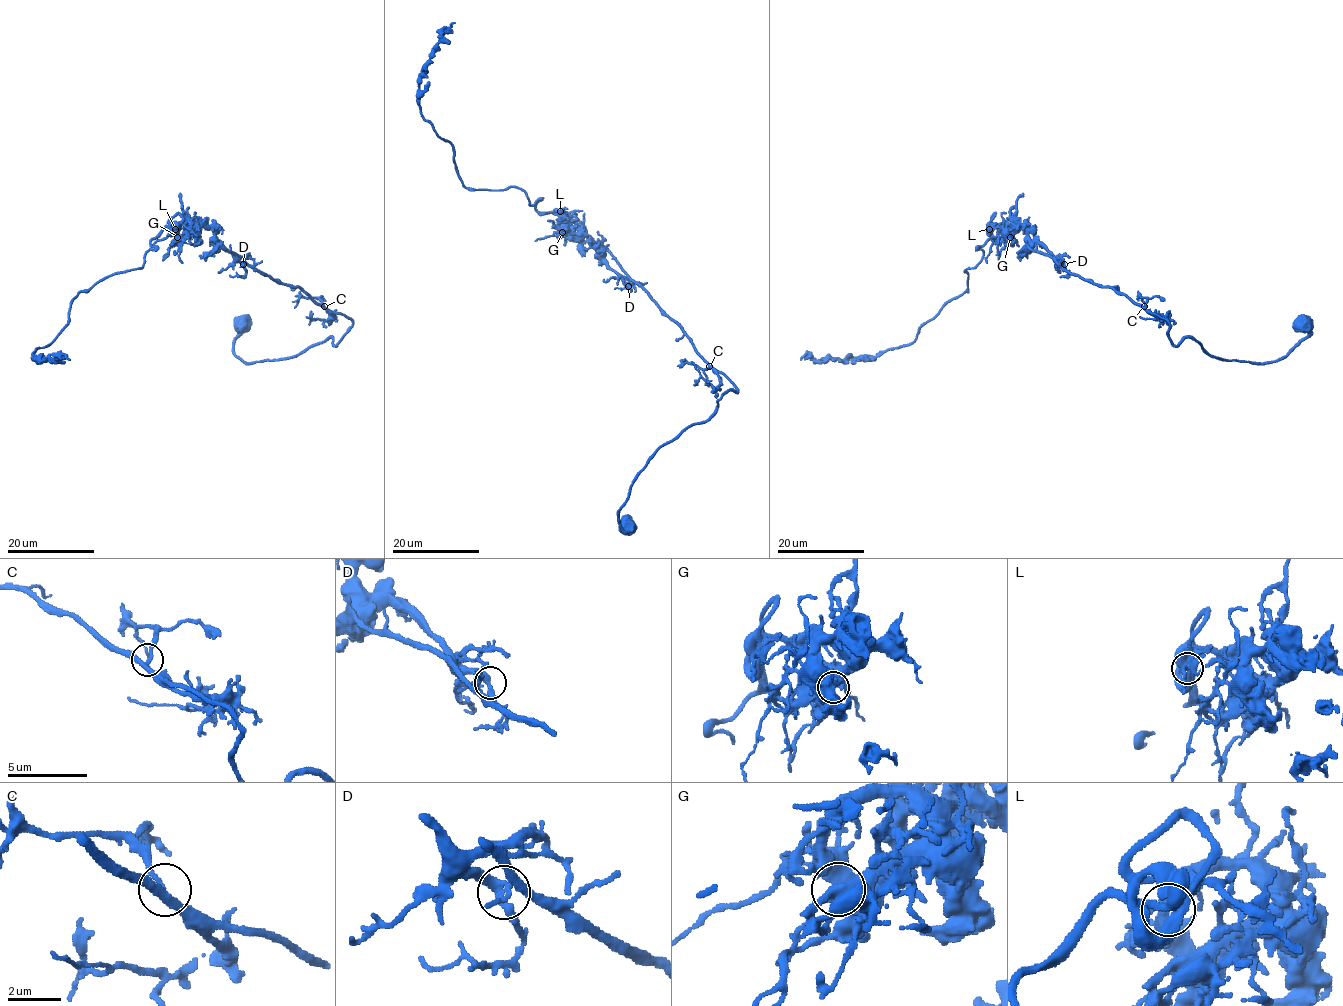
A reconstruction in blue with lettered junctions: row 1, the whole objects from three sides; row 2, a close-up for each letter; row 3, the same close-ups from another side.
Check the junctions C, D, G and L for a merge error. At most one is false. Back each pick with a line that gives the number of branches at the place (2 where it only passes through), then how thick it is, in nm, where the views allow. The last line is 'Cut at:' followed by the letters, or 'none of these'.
Cut at: none of these

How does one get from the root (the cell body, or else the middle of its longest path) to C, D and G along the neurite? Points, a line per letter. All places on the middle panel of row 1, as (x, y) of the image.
C: (626, 527), (619, 526), (618, 509), (648, 460), (690, 426), (706, 421), (726, 391), (737, 390), (709, 366)
D: (626, 527), (618, 509), (648, 460), (737, 390), (647, 292), (628, 286)
G: (626, 527), (618, 509), (648, 460), (737, 389), (594, 242), (562, 232)

